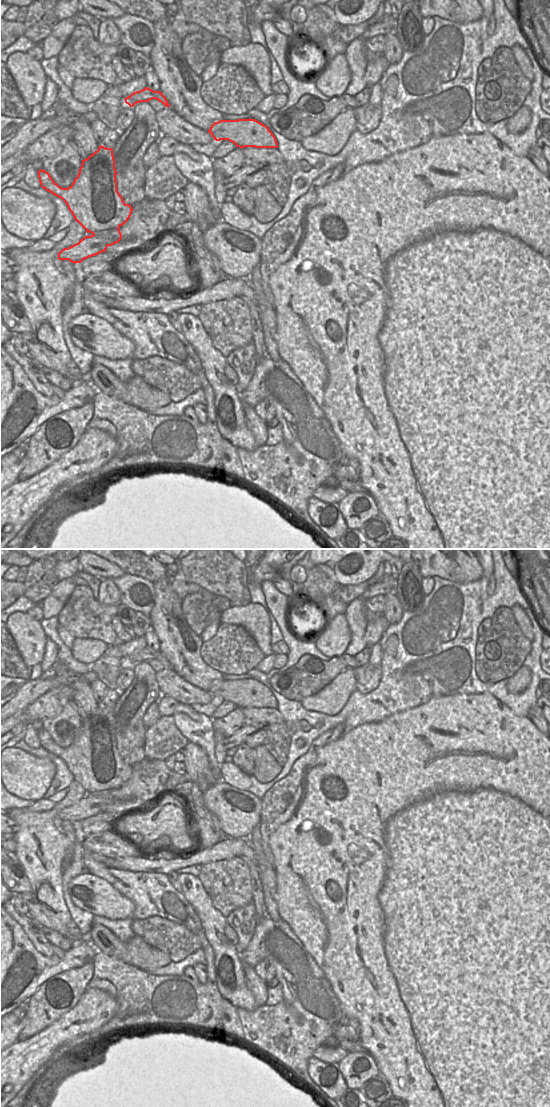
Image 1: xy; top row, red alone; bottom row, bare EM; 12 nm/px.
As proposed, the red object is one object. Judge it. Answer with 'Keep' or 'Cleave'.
Cleave

